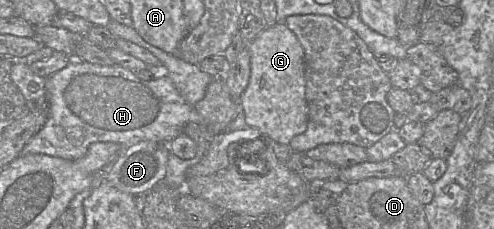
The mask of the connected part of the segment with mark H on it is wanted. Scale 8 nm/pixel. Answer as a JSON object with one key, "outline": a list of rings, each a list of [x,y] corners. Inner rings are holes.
{"outline":[[[150,44],[149,51],[167,68],[167,75],[143,81],[133,72],[117,65],[101,66],[71,60],[62,70],[46,78],[45,93],[49,116],[43,128],[22,149],[20,156],[43,154],[73,161],[83,157],[93,143],[118,143],[122,150],[142,141],[168,143],[183,133],[188,123],[205,125],[204,119],[194,105],[205,96],[213,77],[202,72],[197,64],[188,63]]]}

